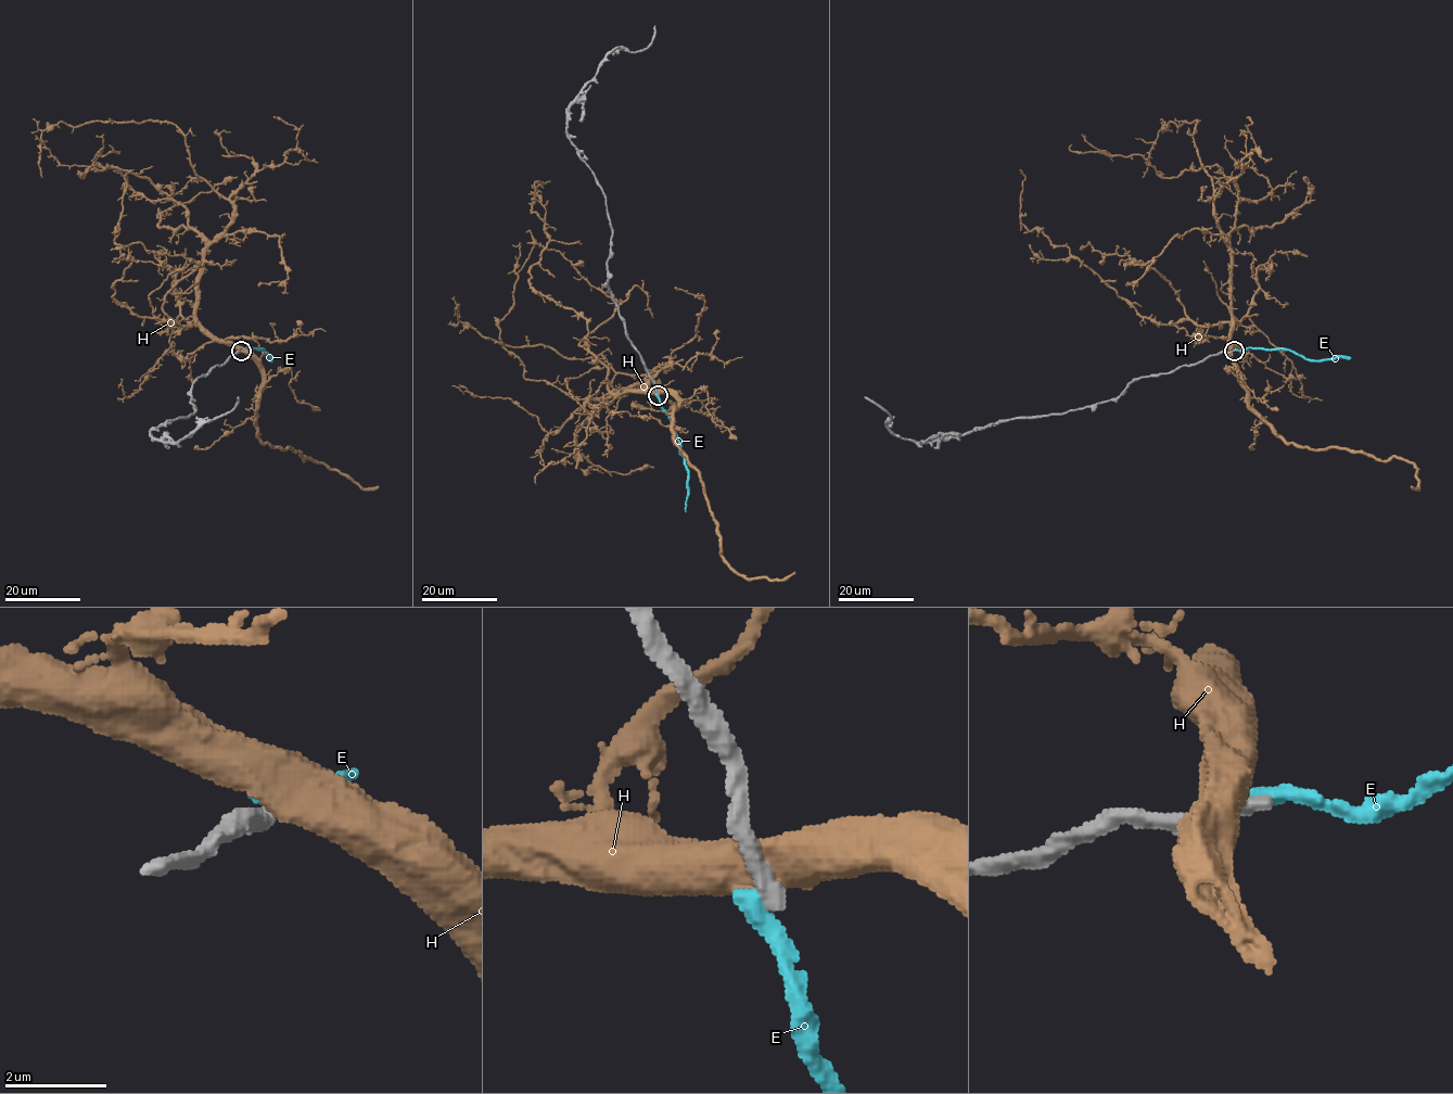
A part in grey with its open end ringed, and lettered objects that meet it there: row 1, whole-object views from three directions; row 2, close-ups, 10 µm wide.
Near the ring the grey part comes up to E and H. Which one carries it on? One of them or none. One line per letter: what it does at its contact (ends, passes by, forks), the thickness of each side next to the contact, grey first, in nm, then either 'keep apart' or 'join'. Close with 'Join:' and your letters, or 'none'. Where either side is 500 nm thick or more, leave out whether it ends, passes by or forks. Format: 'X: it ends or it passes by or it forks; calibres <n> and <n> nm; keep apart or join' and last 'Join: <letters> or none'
E: it ends; calibres 320 and 400 nm; keep apart
H: it forks; calibres 400 and 480 nm; keep apart
Join: none

